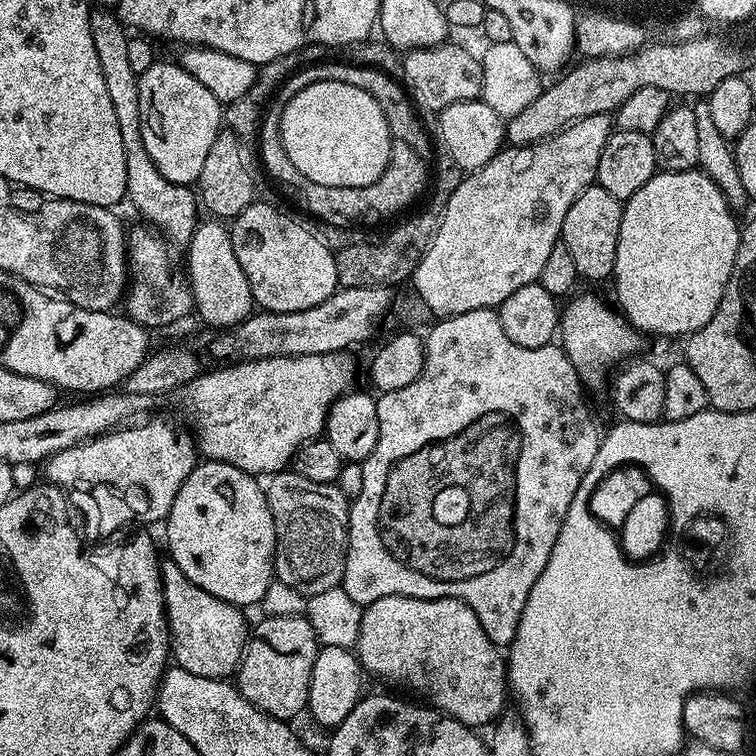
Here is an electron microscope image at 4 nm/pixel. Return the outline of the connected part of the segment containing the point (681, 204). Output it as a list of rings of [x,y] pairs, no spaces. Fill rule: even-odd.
[[[703,170],[657,171],[638,194],[623,201],[623,206],[622,230],[618,234],[618,250],[611,275],[611,279],[616,280],[615,303],[619,311],[641,333],[691,336],[710,322],[732,277],[740,245],[741,225],[736,224],[737,213]]]

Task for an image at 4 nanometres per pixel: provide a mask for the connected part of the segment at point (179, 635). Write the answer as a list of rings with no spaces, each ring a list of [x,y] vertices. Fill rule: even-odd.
[[[170,558],[161,559],[160,581],[164,587],[164,613],[168,615],[168,642],[175,667],[190,670],[202,678],[222,680],[235,673],[250,635],[239,607],[214,598],[202,586],[194,586]]]

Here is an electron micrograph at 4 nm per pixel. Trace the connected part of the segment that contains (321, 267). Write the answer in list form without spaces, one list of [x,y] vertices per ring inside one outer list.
[[[254,202],[242,210],[230,224],[234,254],[242,265],[242,270],[250,282],[253,301],[265,312],[293,312],[310,310],[318,302],[326,302],[338,287],[338,270],[333,249],[329,248],[315,231],[303,228],[296,220],[291,220],[284,212],[275,208],[275,203]]]

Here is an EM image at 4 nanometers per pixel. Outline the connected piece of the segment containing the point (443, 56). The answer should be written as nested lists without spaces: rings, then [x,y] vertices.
[[[445,42],[433,48],[413,48],[403,53],[405,76],[402,83],[412,103],[421,106],[425,113],[438,114],[454,102],[481,99],[483,66],[477,53],[467,52],[460,44]]]

